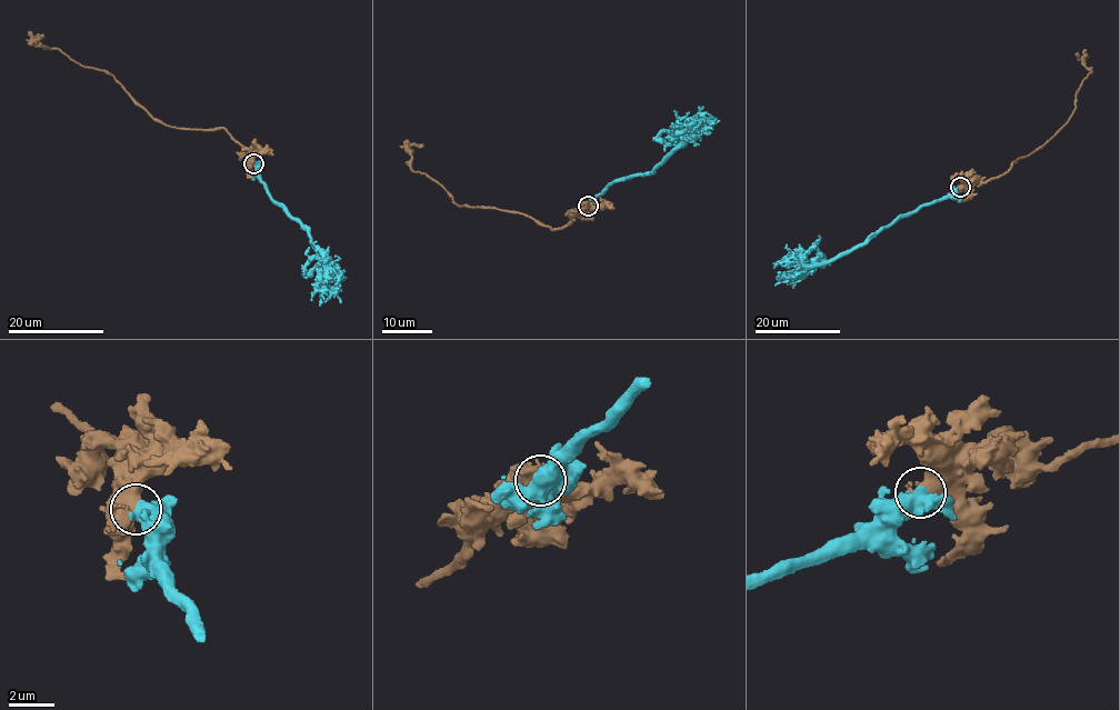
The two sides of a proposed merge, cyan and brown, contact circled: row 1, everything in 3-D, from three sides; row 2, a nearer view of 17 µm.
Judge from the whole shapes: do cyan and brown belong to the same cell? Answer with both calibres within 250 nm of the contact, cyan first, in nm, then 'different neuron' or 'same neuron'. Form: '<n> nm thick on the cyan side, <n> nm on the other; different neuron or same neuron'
550 nm thick on the cyan side, 600 nm on the other; same neuron

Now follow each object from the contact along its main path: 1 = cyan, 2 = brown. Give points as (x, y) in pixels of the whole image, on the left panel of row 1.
1: (253, 163), (272, 198), (308, 228), (330, 272), (328, 262), (309, 258), (307, 251), (309, 247)
2: (252, 163), (248, 150), (223, 128), (191, 130), (154, 120), (112, 76), (36, 41), (42, 33)

